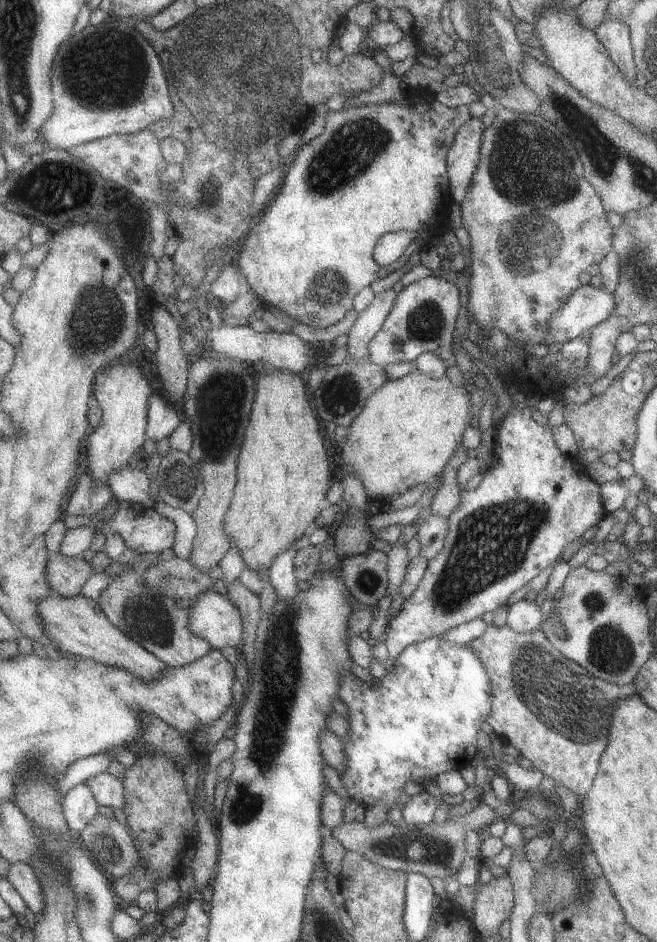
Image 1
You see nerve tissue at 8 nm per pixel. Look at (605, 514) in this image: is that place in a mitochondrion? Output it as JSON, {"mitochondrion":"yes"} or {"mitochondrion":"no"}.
{"mitochondrion":"no"}

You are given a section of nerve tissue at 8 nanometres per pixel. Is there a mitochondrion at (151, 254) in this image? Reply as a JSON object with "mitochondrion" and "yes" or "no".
{"mitochondrion":"no"}

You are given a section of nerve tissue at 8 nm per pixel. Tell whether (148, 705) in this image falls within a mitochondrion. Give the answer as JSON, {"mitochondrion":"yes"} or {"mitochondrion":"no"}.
{"mitochondrion":"no"}

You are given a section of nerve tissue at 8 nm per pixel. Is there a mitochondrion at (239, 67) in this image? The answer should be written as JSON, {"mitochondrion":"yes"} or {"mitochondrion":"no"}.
{"mitochondrion":"yes"}

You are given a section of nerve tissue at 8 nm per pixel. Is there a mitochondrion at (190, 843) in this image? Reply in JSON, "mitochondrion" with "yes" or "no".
{"mitochondrion":"no"}

